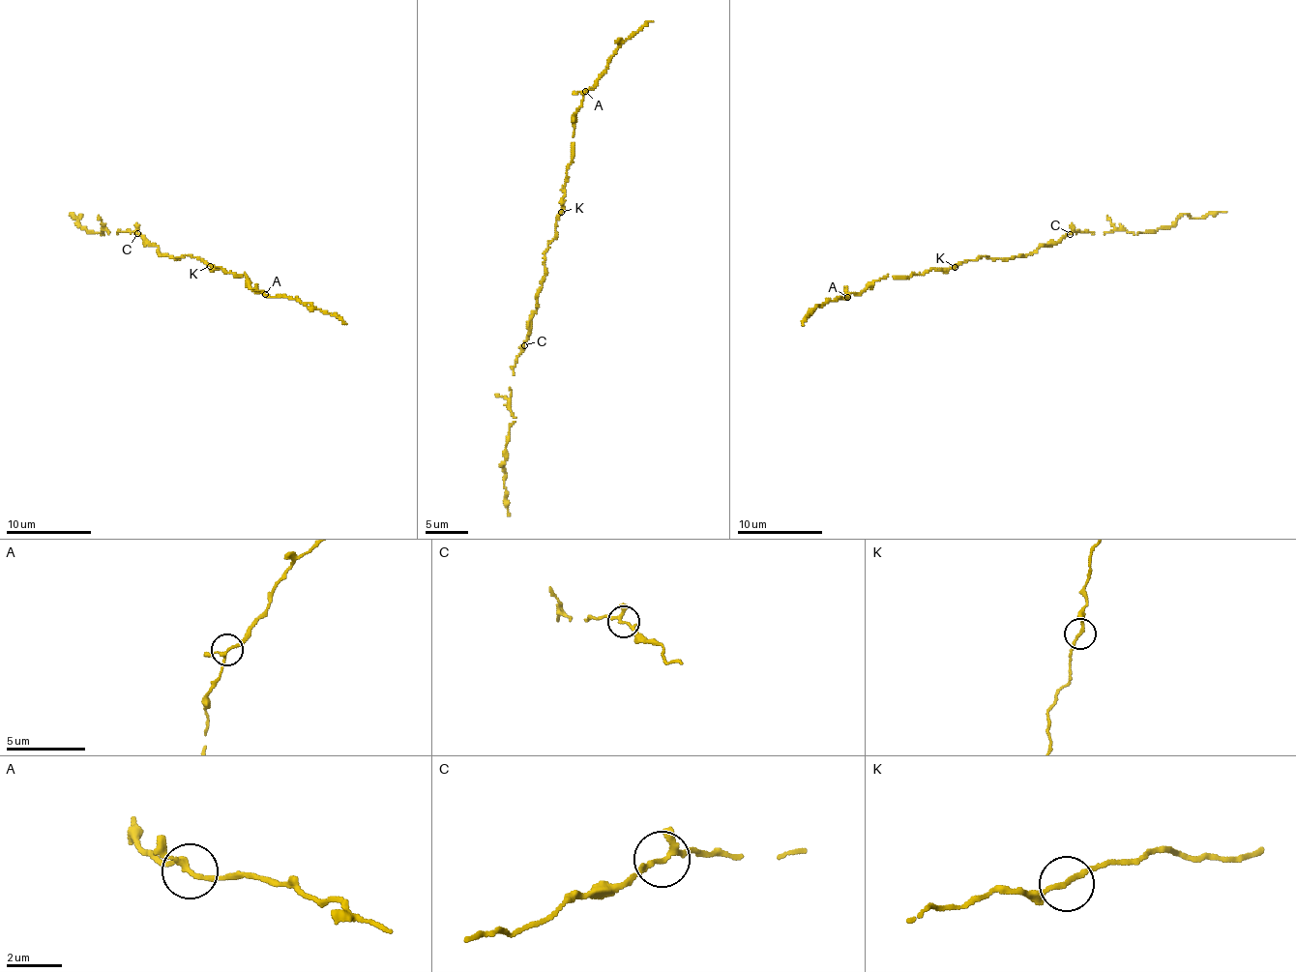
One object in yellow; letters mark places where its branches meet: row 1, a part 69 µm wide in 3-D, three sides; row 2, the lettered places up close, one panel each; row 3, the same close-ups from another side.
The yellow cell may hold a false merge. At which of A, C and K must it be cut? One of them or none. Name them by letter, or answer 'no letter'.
no letter

